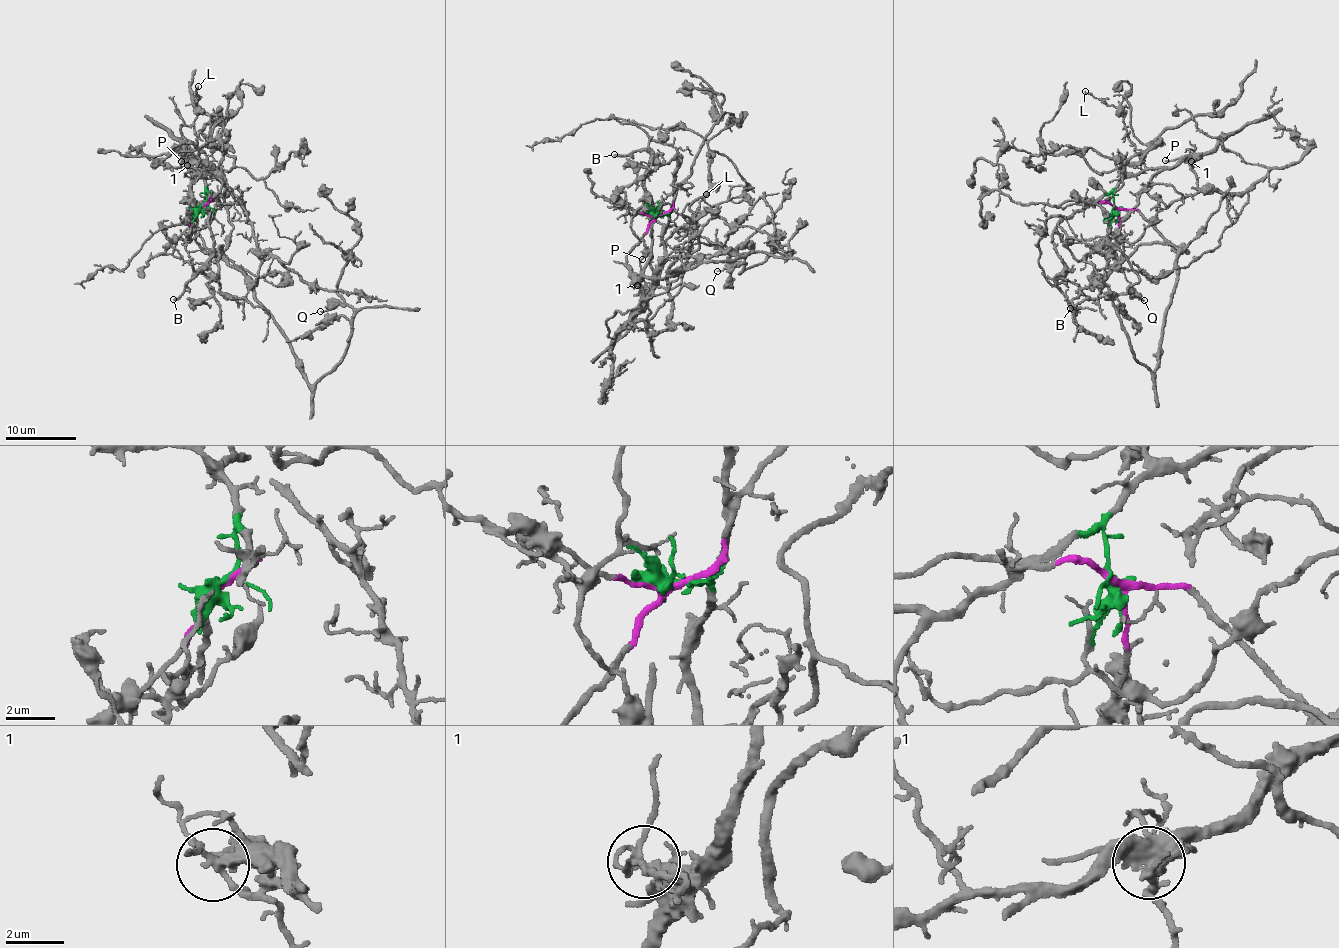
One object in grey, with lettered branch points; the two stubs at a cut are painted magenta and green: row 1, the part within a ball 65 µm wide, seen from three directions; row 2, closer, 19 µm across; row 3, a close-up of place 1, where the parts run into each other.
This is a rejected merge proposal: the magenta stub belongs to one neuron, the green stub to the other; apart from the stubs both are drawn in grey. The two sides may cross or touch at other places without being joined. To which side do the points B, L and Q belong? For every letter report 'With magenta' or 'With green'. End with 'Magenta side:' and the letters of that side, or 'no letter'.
B: With green
L: With green
Q: With magenta
Magenta side: Q

